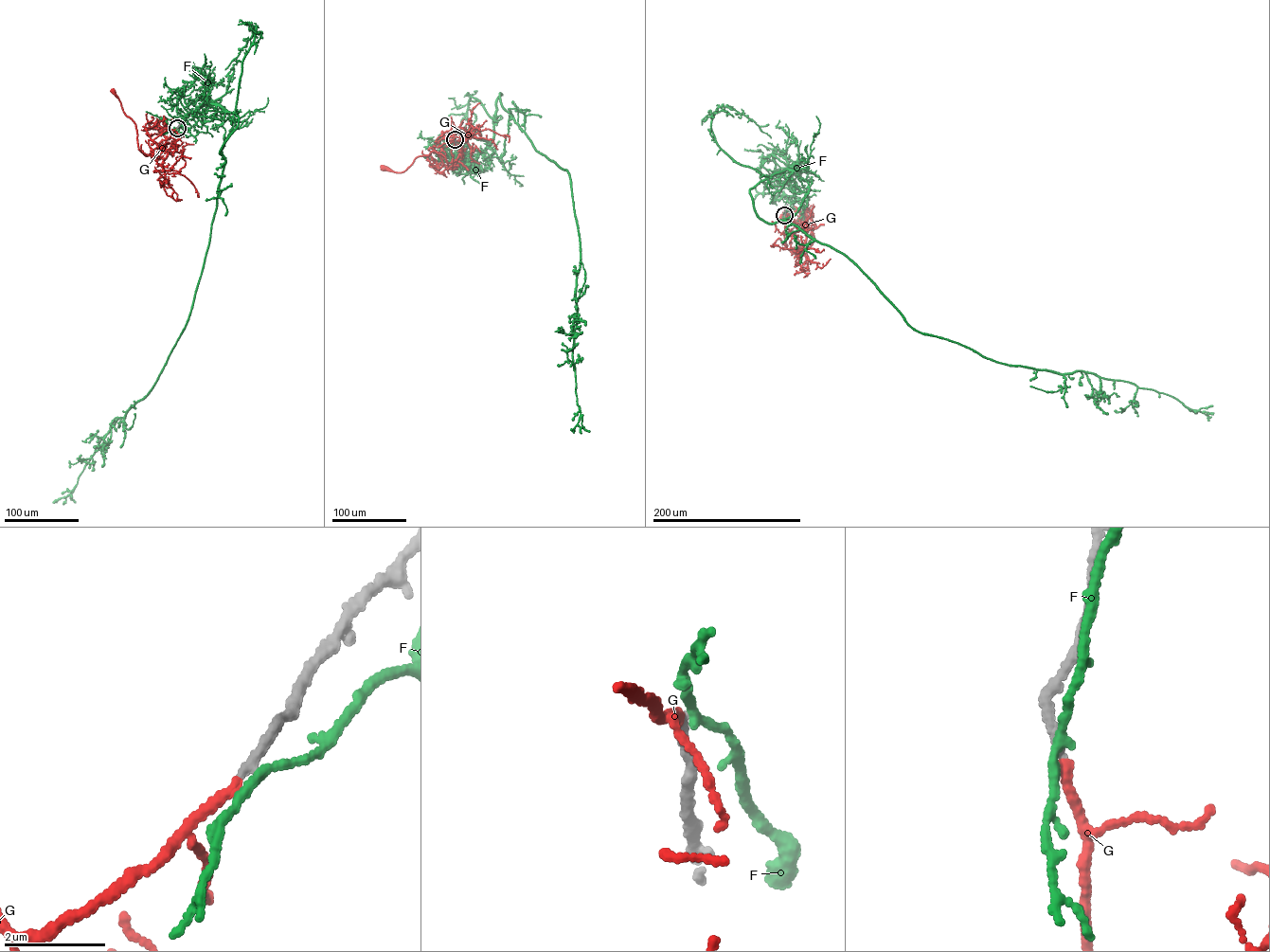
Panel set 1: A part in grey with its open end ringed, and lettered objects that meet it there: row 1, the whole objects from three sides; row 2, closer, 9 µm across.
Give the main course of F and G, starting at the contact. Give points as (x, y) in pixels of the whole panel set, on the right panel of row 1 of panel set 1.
F: (784, 215), (789, 168), (750, 189), (758, 215), (844, 254), (917, 331), (1135, 384), (1208, 421)
G: (784, 215), (784, 245), (796, 253), (810, 229), (809, 247), (799, 247), (792, 230), (795, 220), (782, 216)

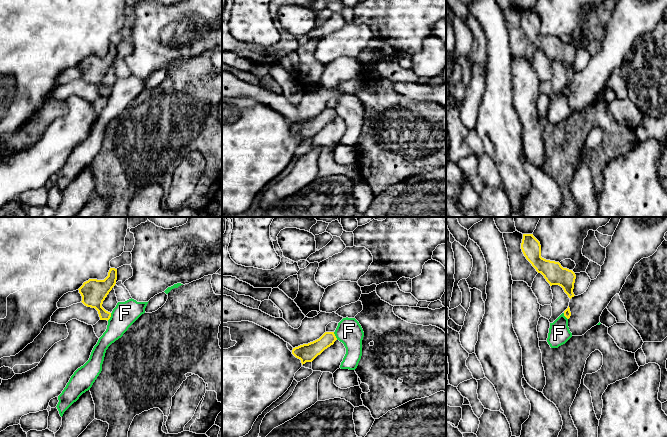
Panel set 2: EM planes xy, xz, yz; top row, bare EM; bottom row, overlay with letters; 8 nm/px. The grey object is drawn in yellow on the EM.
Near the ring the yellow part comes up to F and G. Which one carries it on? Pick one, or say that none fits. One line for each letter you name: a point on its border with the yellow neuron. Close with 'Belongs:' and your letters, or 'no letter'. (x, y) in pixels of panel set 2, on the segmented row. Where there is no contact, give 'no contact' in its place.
G: no contact
Belongs: G

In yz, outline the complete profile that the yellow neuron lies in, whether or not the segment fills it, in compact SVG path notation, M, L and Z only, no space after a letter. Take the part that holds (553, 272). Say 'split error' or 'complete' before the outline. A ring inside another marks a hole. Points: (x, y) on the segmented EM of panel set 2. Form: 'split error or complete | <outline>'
complete | M523 234L521 249L526 259L538 273L544 276L550 286L561 286L570 299L575 296L573 293L575 273L572 270L563 268L559 262L542 258L540 242L533 234Z

